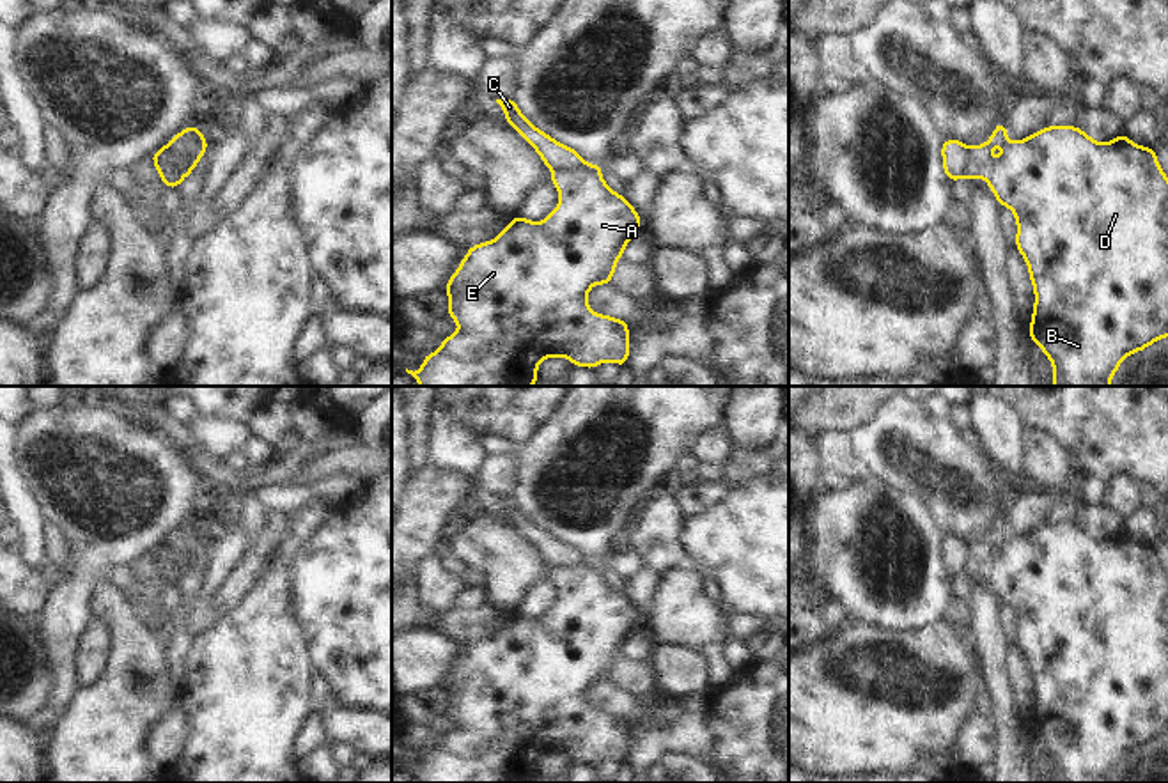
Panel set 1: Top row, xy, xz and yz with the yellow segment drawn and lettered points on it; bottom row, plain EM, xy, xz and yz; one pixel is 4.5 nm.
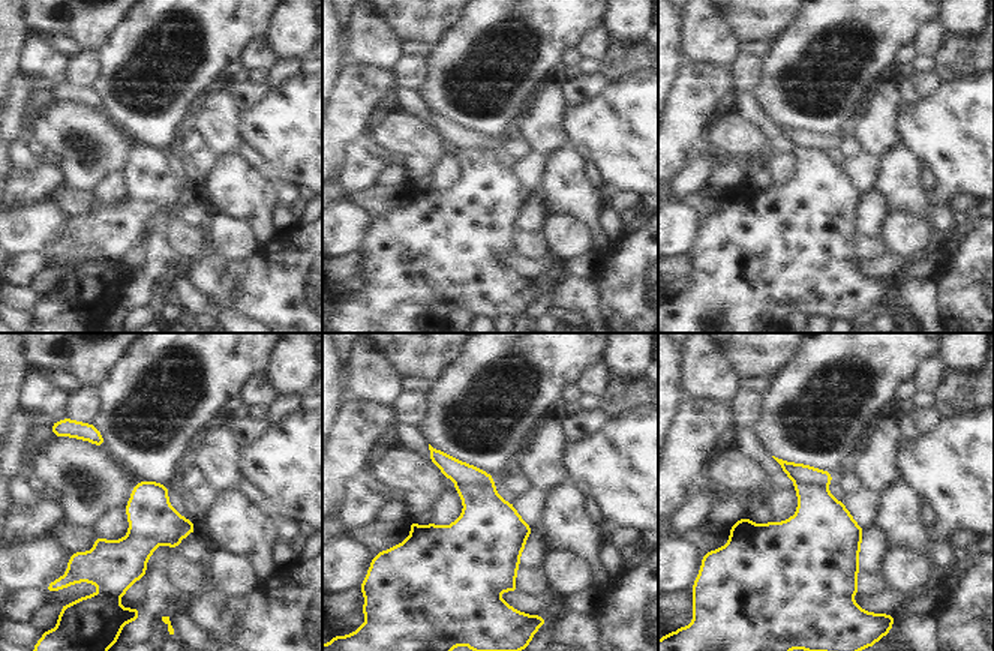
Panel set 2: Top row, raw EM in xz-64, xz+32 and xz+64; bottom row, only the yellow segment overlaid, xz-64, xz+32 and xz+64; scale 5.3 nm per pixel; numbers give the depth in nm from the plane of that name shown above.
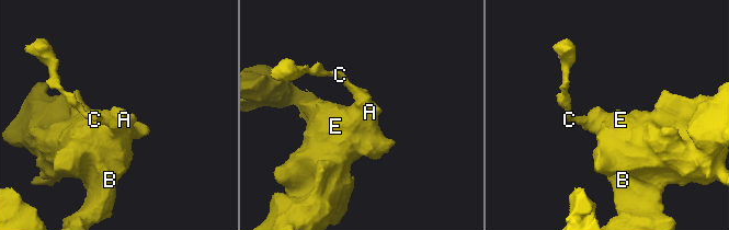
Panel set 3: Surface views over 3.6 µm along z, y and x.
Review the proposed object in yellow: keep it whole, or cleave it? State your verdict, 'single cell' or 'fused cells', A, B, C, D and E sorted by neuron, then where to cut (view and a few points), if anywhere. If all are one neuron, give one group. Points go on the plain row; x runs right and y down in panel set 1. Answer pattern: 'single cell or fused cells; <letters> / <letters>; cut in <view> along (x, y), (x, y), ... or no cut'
fused cells; A B D E / C; cut in xz along (585, 560), (559, 564), (553, 569)

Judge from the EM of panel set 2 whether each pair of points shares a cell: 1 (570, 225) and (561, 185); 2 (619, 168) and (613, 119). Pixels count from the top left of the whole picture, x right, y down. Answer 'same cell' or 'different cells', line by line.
1: different cells
2: same cell

